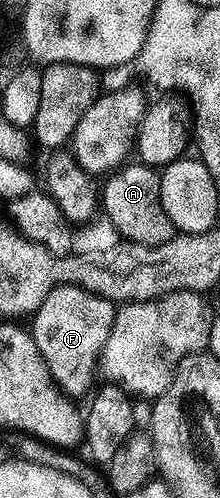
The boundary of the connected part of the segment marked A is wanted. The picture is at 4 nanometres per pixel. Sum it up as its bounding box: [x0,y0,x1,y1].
[101,161,176,247]

